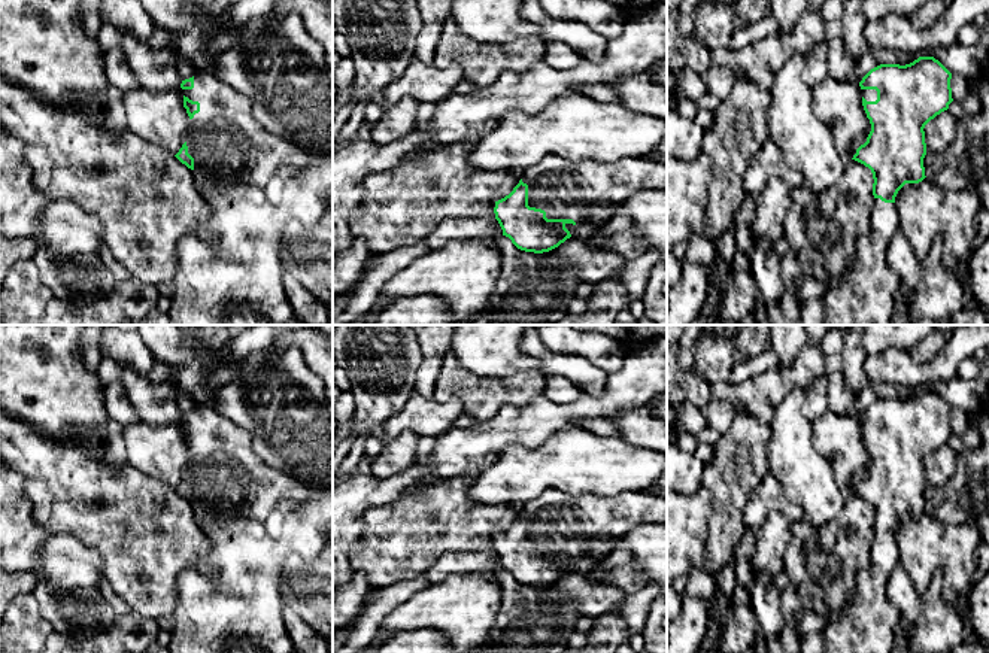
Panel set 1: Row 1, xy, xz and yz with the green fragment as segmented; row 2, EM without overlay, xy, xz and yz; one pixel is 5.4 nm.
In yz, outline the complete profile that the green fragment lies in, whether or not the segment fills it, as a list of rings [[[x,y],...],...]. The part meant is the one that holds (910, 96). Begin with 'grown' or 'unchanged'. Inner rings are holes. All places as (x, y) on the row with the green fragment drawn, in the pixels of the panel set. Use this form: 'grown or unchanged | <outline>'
grown | [[[919,57],[910,64],[880,64],[859,82],[862,106],[871,124],[867,142],[853,158],[873,173],[874,203],[870,216],[870,233],[856,243],[855,261],[840,274],[837,283],[825,285],[819,292],[825,306],[823,325],[891,325],[895,312],[894,291],[901,277],[888,264],[888,249],[899,230],[895,197],[905,183],[919,183],[925,176],[926,155],[925,125],[949,109],[953,101],[952,73],[934,57]]]

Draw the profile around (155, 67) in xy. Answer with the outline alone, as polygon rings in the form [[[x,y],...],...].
[[[106,22],[95,40],[103,52],[110,48],[119,48],[124,52],[142,89],[169,91],[180,86],[176,48],[149,46],[145,40],[125,34]]]

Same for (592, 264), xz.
[[[567,239],[558,247],[543,252],[544,262],[570,267],[580,282],[600,283],[619,277],[627,259],[616,252],[591,246],[579,239]]]

